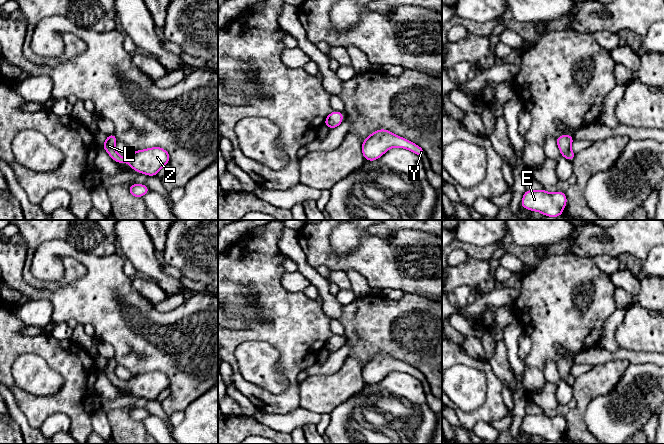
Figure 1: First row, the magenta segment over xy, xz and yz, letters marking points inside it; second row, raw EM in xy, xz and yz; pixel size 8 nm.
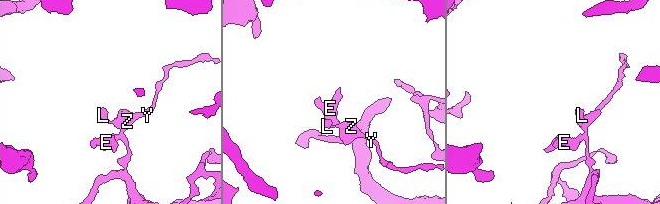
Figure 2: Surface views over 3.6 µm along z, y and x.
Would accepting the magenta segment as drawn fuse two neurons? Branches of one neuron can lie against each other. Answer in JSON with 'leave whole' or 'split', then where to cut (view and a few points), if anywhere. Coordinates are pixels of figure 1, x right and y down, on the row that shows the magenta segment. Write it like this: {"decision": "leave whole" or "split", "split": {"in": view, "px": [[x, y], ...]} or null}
{"decision": "leave whole", "split": null}

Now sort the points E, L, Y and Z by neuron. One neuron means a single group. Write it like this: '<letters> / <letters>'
E L Y Z

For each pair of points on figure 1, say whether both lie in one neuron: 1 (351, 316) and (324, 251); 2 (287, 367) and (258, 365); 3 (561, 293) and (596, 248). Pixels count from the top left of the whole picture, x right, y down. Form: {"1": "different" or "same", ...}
{"1": "different", "2": "different", "3": "different"}

